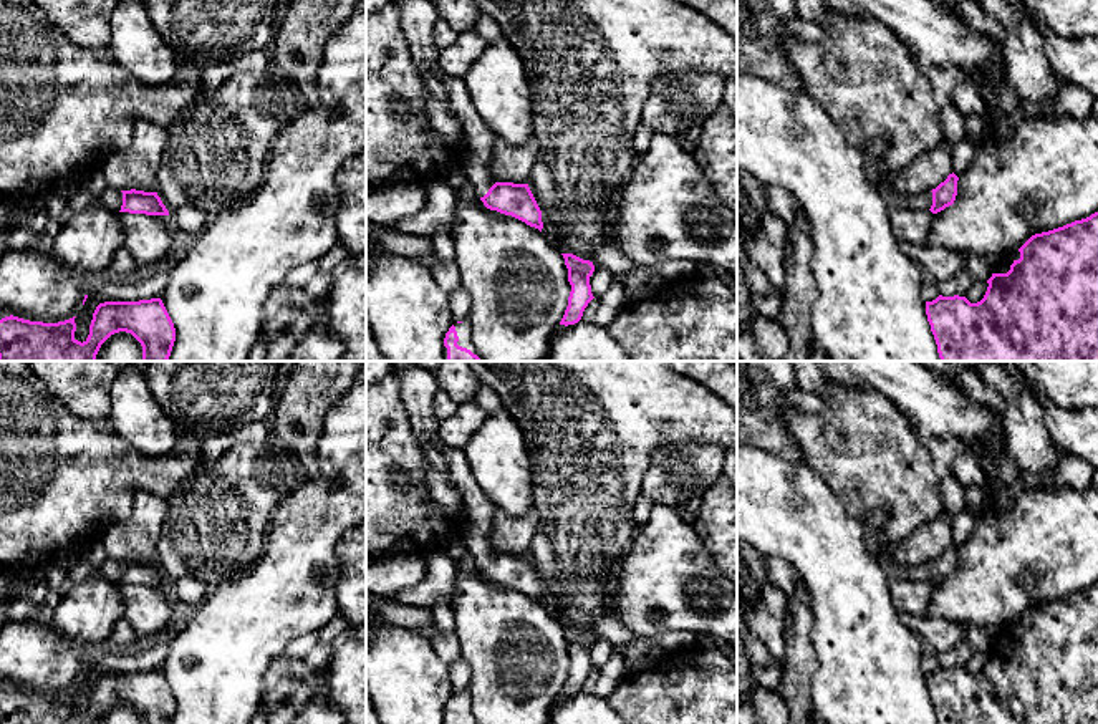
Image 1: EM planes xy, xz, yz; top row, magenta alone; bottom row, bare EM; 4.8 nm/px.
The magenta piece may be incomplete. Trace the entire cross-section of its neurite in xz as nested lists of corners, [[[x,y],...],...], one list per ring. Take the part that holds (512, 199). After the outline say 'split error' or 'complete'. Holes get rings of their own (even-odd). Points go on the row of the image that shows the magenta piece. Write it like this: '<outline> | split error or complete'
[[[436,73],[449,93],[450,106],[465,129],[465,157],[462,169],[477,191],[484,205],[505,215],[512,215],[542,232],[542,210],[528,184],[497,182],[490,171],[495,136],[477,114],[470,94],[462,80]]] | split error

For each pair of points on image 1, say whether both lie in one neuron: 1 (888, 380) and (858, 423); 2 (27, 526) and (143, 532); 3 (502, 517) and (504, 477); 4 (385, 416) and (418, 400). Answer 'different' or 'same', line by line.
1: different
2: different
3: different
4: different

